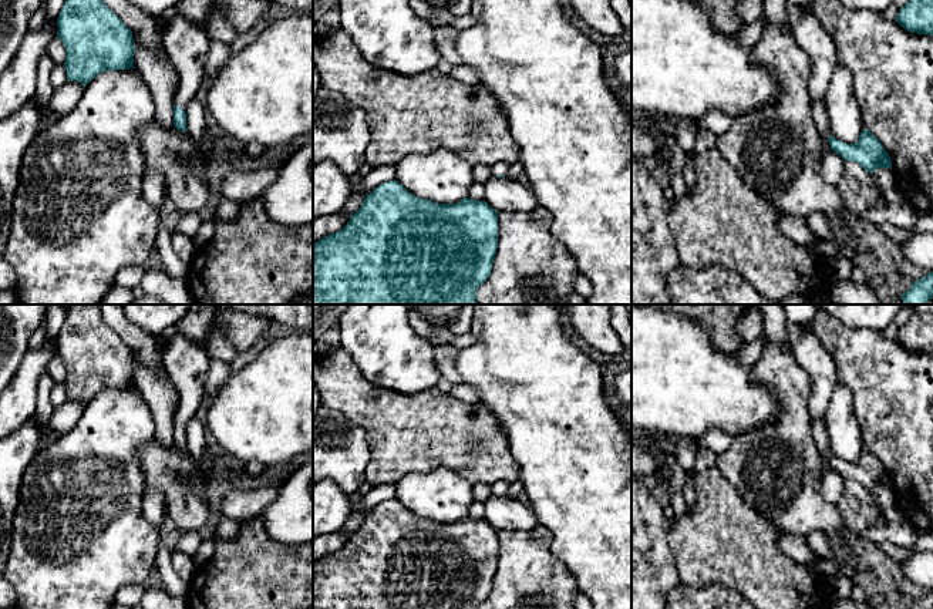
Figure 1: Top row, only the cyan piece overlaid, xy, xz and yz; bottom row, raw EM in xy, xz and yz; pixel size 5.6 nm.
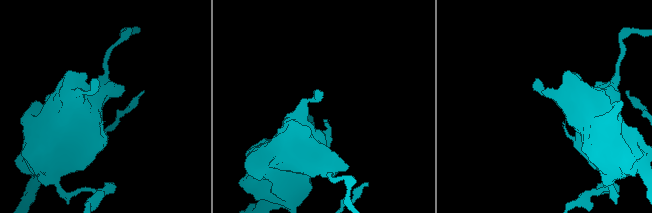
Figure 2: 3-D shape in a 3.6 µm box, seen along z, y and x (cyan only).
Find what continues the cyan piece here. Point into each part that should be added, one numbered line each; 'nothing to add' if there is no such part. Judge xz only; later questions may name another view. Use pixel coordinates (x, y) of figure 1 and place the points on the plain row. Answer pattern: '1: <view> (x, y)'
1: xz (501, 487)

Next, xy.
1: xy (187, 362)

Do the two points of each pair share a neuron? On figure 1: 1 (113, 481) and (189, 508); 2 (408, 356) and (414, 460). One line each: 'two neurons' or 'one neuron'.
1: two neurons
2: two neurons

